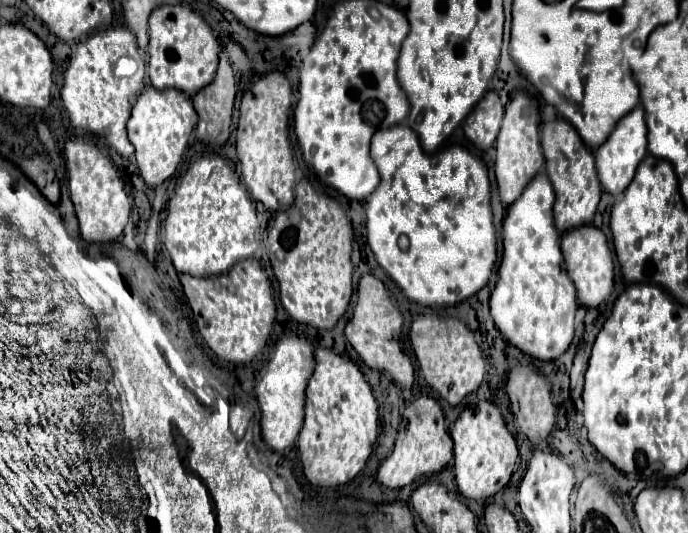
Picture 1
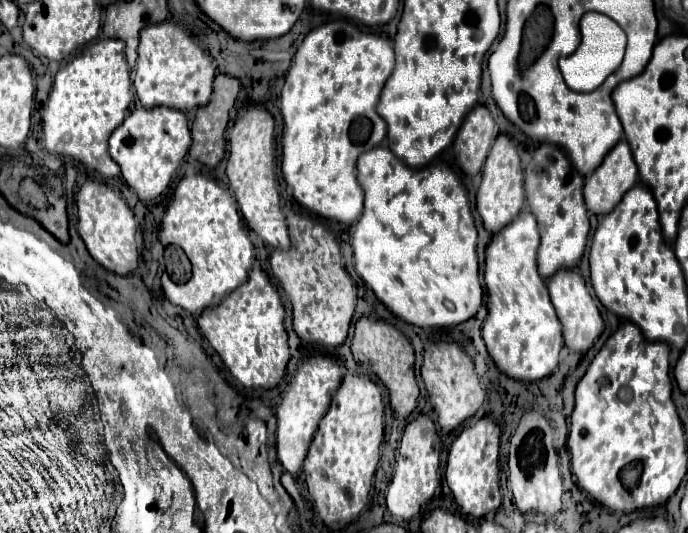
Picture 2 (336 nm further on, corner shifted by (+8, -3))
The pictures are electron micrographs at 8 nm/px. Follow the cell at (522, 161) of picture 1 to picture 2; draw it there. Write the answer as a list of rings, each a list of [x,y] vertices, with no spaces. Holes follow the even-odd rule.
[[[499,134],[483,166],[483,180],[477,190],[477,212],[483,218],[483,224],[489,232],[499,232],[499,228],[507,226],[521,212],[523,204],[525,204],[525,172],[521,168],[517,144],[507,134]]]

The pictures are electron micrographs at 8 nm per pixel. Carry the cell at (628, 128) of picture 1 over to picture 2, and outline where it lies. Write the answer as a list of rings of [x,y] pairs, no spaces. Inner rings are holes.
[[[621,140],[601,162],[601,166],[585,178],[585,204],[601,216],[611,212],[623,194],[637,184],[637,164],[627,140]]]

